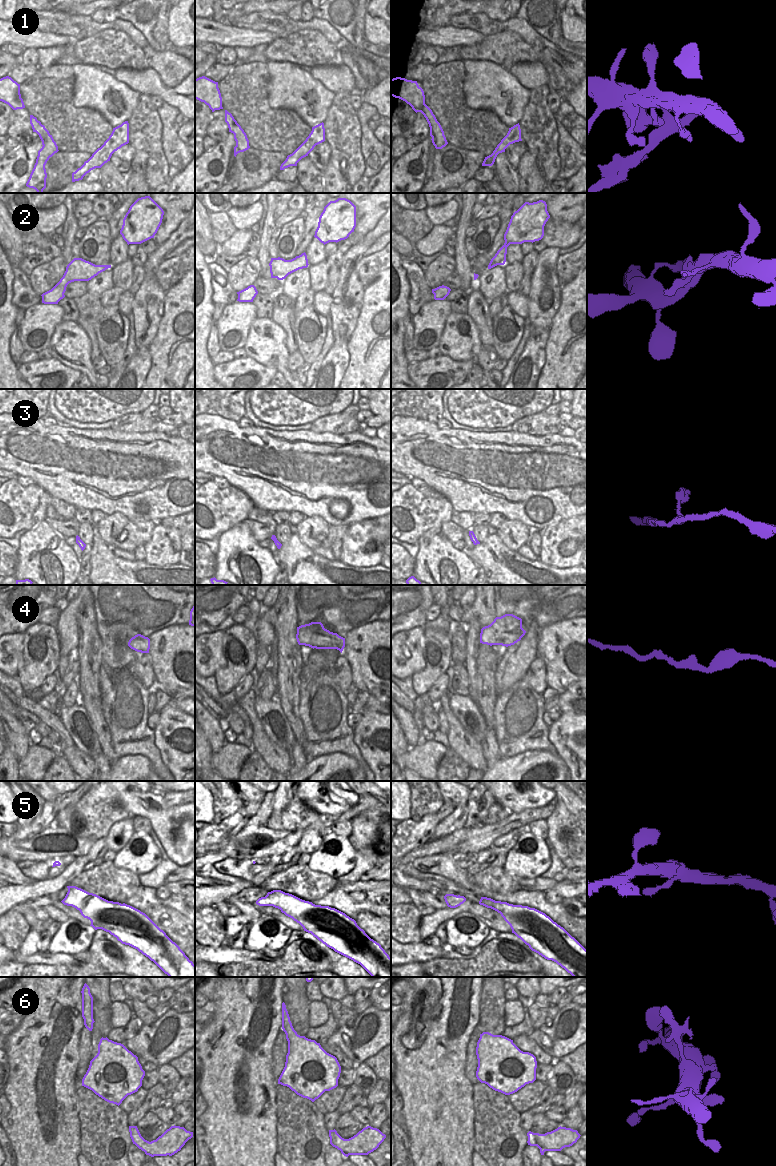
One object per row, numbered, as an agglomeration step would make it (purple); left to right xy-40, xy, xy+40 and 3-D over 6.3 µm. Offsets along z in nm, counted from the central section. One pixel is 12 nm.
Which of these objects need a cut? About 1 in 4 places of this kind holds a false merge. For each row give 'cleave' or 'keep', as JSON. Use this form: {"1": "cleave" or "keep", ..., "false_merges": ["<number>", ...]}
{"1": "cleave", "2": "keep", "3": "keep", "4": "keep", "5": "keep", "6": "keep", "false_merges": ["1"]}

